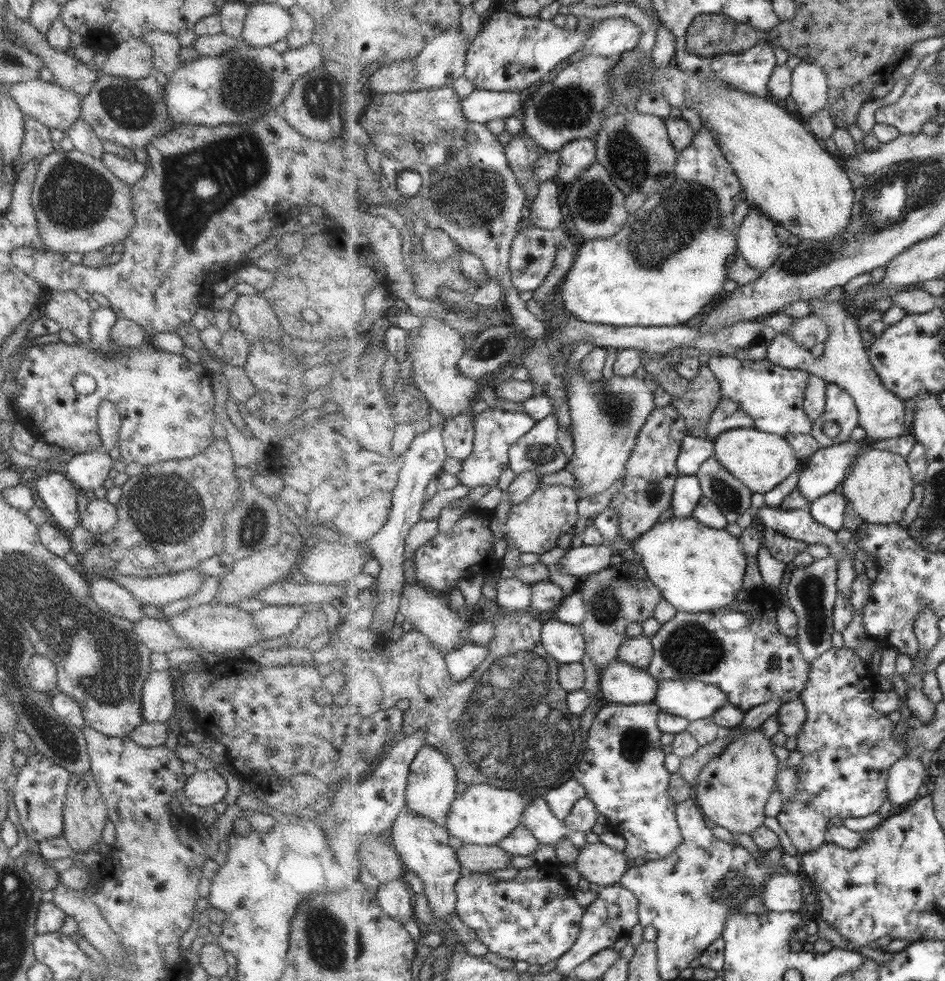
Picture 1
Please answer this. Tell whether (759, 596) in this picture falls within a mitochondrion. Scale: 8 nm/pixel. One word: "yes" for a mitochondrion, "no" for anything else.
no

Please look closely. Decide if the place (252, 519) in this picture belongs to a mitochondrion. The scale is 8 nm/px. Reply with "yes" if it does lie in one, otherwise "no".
yes

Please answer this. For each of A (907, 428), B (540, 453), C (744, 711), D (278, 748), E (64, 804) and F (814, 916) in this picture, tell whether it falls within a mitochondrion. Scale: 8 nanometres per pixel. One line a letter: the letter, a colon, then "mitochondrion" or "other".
A: other
B: mitochondrion
C: other
D: mitochondrion
E: other
F: other

